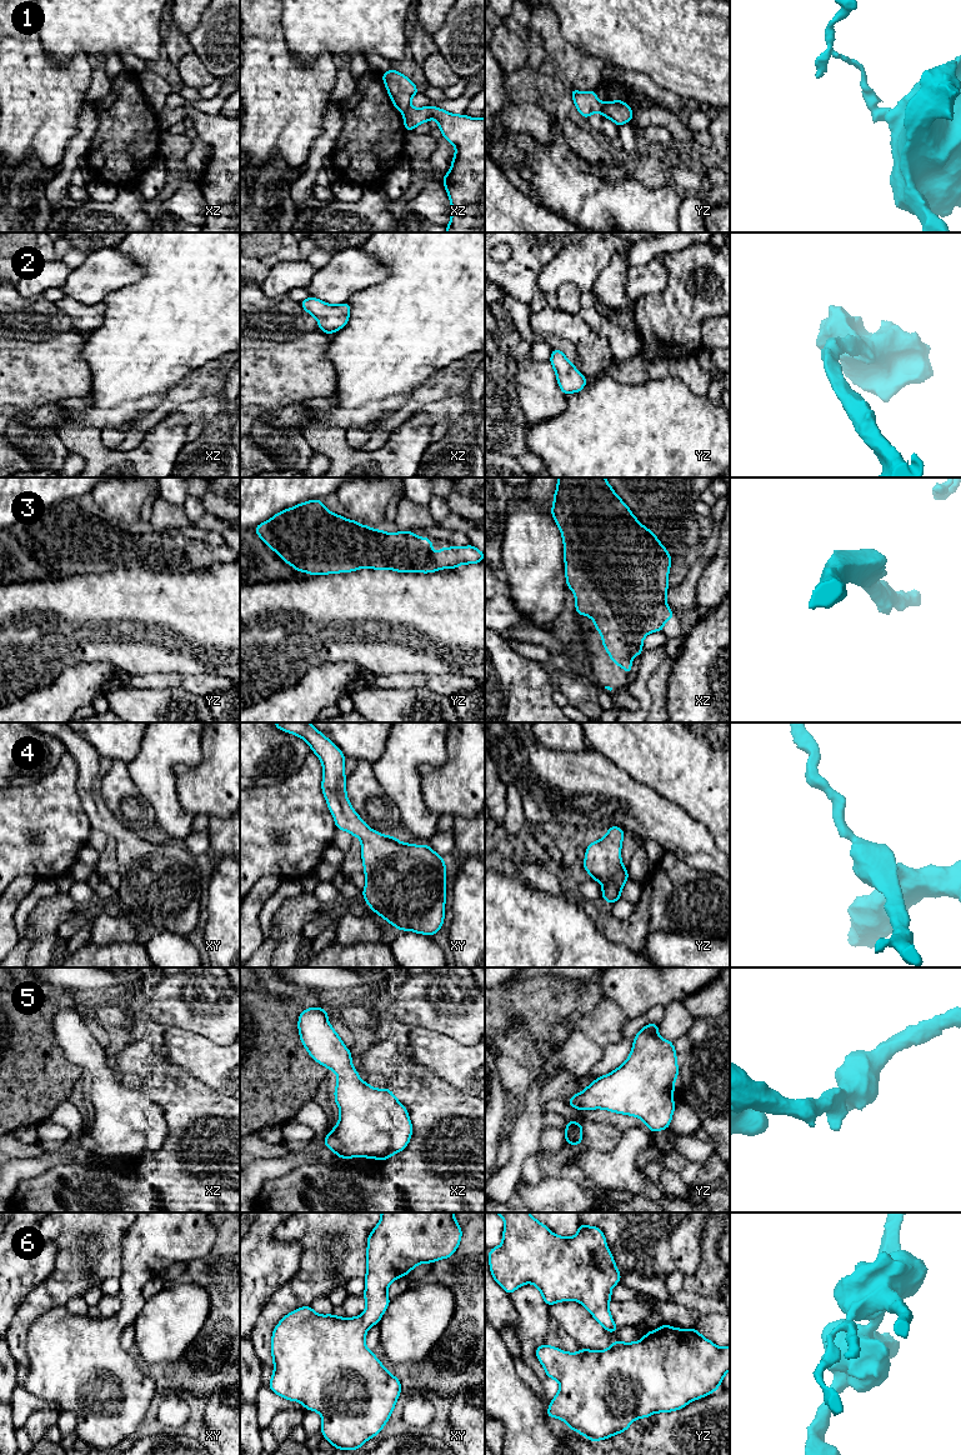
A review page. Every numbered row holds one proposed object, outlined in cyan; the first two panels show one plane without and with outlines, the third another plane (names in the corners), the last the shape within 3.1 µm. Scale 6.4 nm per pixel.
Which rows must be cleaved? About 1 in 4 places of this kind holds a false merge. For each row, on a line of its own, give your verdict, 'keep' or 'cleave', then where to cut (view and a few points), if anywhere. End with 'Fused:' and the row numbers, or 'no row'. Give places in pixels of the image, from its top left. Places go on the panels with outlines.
1: cleave | yz (606, 104), (602, 114)
2: keep | no cut
3: keep | no cut
4: keep | no cut
5: keep | no cut
6: keep | no cut
Fused: 1

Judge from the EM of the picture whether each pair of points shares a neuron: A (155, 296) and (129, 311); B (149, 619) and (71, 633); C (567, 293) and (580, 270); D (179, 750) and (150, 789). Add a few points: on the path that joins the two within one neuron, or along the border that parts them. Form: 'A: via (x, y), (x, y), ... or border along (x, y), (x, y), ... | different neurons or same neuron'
A: via (149, 303), (140, 311), (135, 311) | same neuron
B: via (130, 619), (90, 619) | same neuron
C: border along (560, 284), (572, 283), (579, 289), (581, 308) | different neurons
D: via (168, 753), (150, 770), (150, 778) | same neuron

